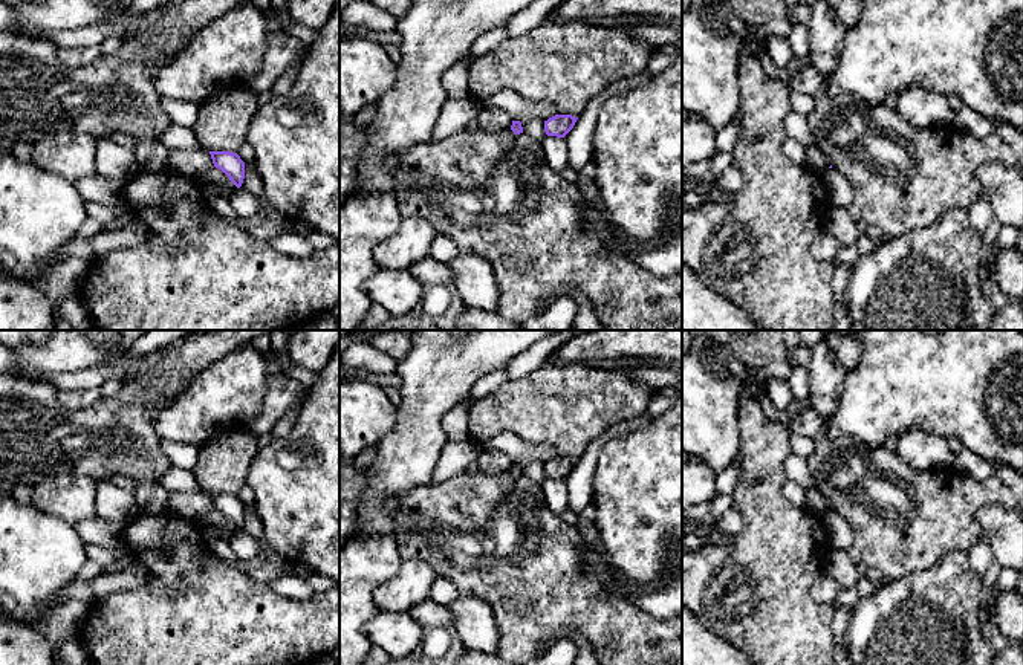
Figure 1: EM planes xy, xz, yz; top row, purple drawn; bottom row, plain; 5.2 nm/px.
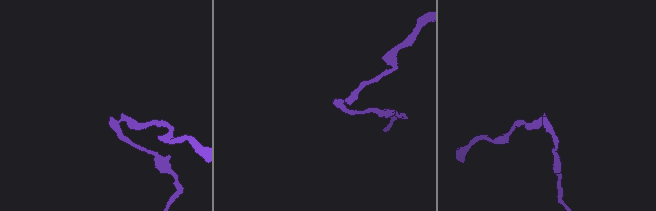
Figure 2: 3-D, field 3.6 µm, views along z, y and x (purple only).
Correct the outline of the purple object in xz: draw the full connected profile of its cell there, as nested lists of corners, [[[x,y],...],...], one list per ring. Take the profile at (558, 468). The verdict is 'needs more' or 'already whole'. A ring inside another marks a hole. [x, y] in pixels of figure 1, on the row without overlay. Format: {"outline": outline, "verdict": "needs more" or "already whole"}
{"outline": [[[555,457],[544,463],[544,474],[547,478],[564,480],[573,471],[576,462],[572,457]]], "verdict": "already whole"}

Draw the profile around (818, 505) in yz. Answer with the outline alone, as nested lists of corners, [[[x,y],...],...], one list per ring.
[[[817,488],[806,489],[806,491],[807,491],[806,509],[814,515],[823,518],[830,509],[829,500]]]

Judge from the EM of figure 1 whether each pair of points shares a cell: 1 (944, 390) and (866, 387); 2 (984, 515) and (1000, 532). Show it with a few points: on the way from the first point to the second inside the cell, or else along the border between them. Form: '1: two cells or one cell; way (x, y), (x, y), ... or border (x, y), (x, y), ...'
1: one cell; way (924, 390), (886, 392)
2: one cell; way (988, 520), (996, 528)

